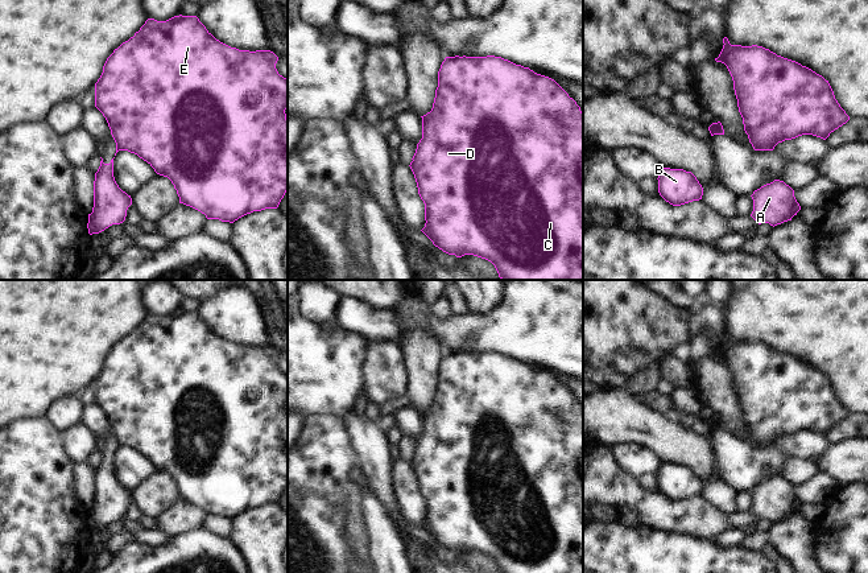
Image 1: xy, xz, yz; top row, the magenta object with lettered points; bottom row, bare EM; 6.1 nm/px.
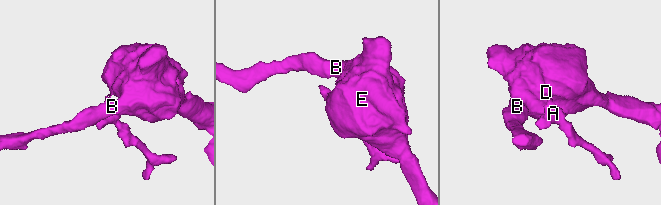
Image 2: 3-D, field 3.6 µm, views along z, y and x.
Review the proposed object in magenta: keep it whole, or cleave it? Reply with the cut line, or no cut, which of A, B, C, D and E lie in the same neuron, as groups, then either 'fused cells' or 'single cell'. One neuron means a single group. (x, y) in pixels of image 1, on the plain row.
cut yz (753, 442), (760, 445); groups A / B C D E; fused cells

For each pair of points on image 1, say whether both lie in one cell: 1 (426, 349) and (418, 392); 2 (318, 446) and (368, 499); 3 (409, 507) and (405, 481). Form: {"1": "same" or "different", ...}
{"1": "same", "2": "different", "3": "same"}

